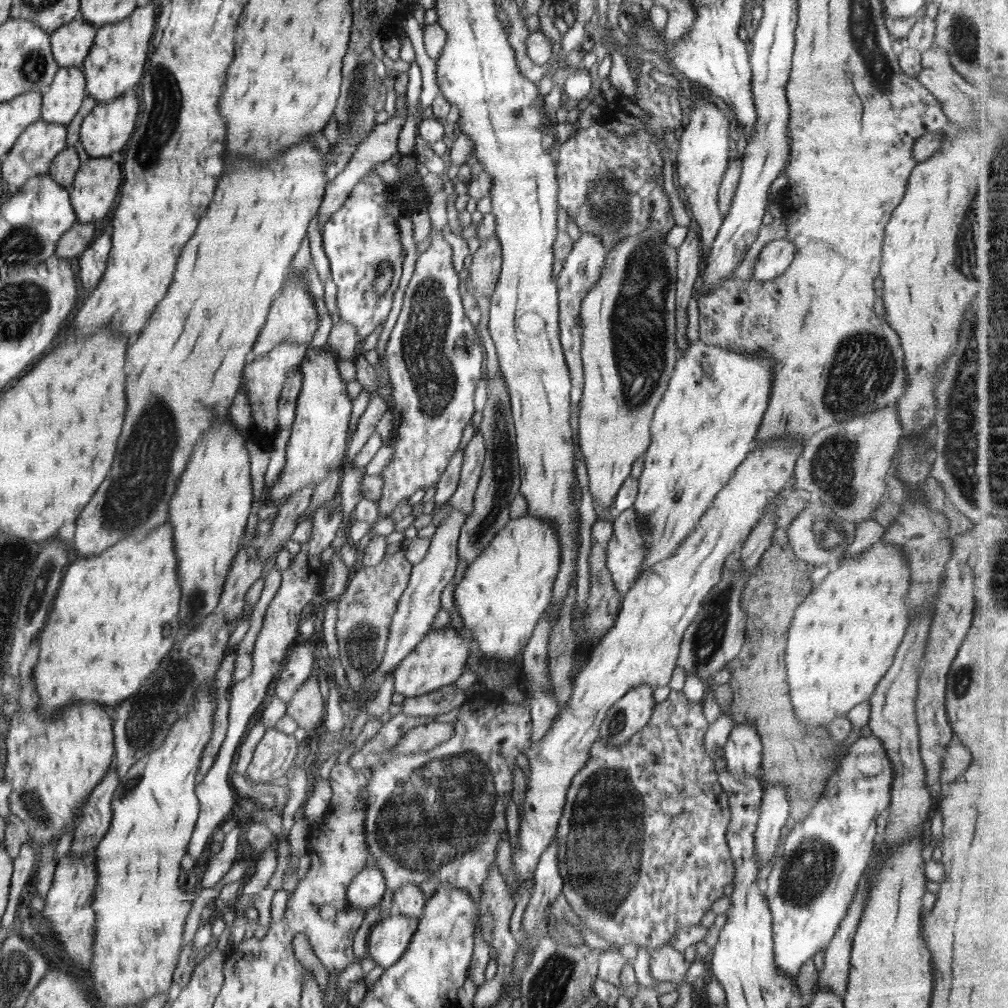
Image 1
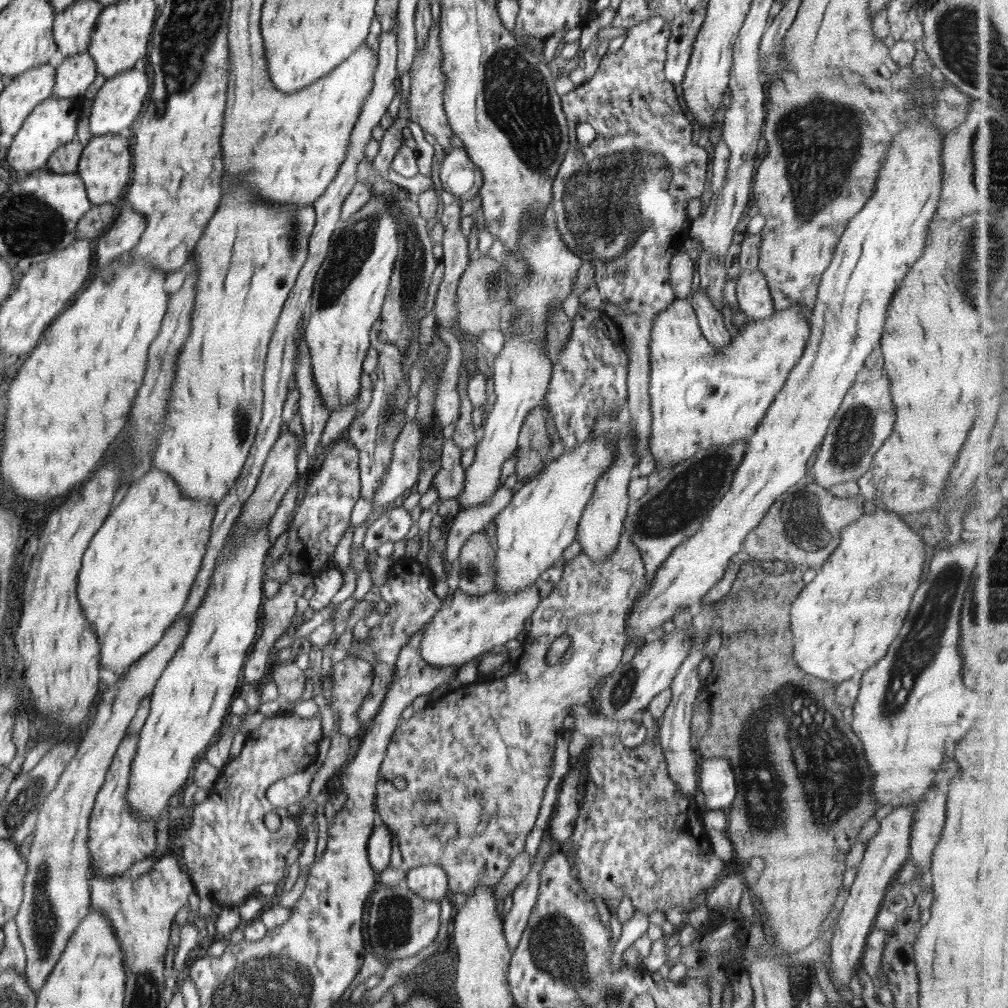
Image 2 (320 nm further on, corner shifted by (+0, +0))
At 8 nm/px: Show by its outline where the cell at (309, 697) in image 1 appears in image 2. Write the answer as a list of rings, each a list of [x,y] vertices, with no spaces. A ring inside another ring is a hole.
[[[277,663],[271,667],[267,678],[274,680],[277,684],[279,694],[294,702],[298,697],[302,697],[306,675],[295,663]]]

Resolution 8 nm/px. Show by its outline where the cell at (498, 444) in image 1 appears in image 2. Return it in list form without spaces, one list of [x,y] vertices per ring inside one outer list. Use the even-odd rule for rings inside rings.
[[[486,527],[469,536],[458,560],[458,590],[471,596],[486,595],[495,590],[495,550],[488,541]]]

